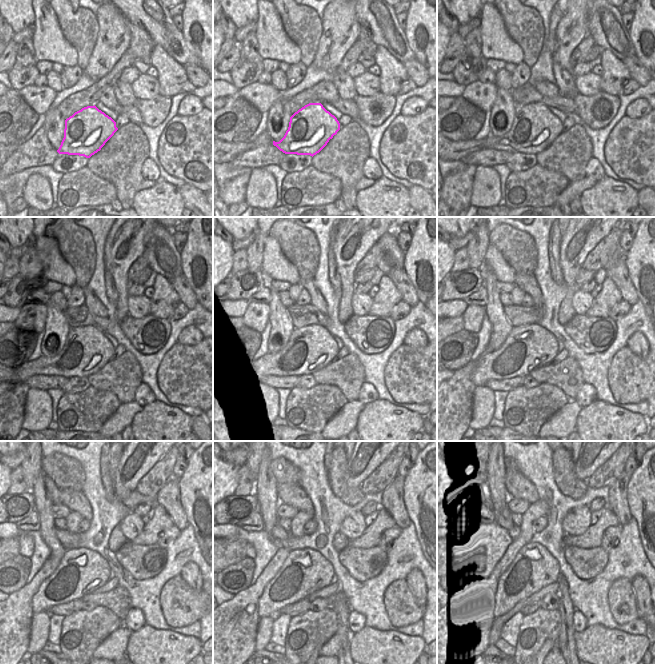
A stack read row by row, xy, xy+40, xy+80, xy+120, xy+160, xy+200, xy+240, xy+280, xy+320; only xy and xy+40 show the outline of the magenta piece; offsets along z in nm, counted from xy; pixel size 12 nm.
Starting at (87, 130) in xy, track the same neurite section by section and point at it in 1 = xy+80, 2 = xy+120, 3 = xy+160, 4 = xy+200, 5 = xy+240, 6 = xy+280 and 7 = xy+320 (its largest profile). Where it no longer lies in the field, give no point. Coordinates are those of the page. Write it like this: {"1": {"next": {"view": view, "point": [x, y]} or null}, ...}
{"1": {"next": {"view": "xy+80", "point": [535, 127]}}, "2": {"next": {"view": "xy+120", "point": [86, 350]}}, "3": {"next": {"view": "xy+160", "point": [310, 348]}}, "4": {"next": {"view": "xy+200", "point": [527, 348]}}, "5": {"next": {"view": "xy+240", "point": [81, 571]}}, "6": {"next": {"view": "xy+280", "point": [305, 571]}}, "7": {"next": {"view": "xy+320", "point": [533, 568]}}}

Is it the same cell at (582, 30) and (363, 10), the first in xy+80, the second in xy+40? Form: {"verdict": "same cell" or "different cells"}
{"verdict": "different cells"}

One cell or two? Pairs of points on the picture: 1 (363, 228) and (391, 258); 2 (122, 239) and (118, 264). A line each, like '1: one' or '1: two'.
1: two
2: one

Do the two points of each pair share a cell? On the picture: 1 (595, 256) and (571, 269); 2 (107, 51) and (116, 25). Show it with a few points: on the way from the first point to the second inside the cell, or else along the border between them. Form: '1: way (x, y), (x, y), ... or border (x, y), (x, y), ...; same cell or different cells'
1: border (597, 244), (587, 255), (580, 267); different cells
2: way (107, 45), (113, 38), (114, 31); same cell

